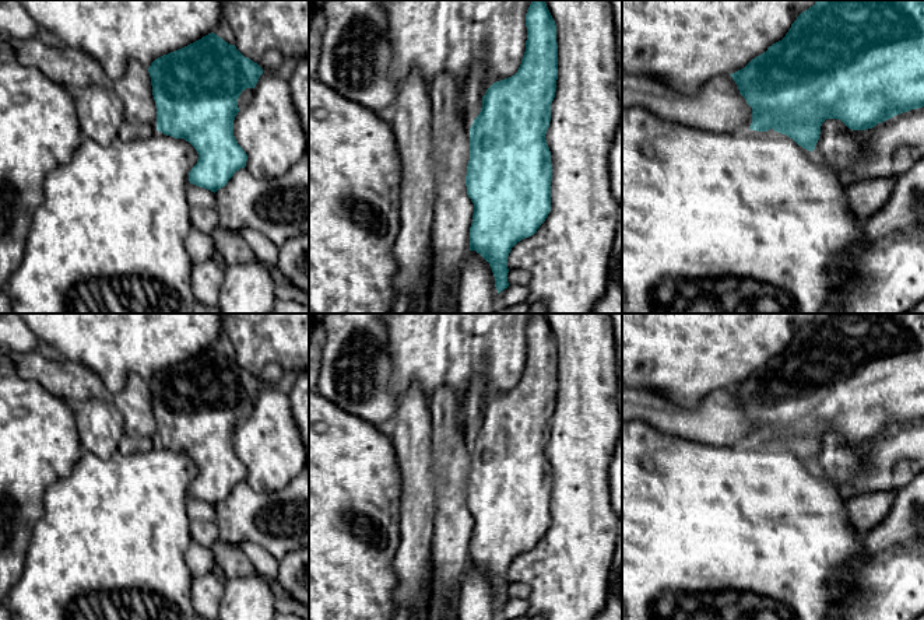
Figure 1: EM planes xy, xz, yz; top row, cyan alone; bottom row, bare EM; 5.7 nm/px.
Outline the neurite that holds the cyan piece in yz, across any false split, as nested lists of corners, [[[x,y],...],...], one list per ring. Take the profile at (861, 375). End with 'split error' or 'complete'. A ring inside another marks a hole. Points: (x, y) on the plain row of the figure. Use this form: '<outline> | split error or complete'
[[[816,313],[781,354],[730,389],[752,421],[751,444],[773,442],[814,465],[826,432],[839,432],[851,444],[872,442],[924,420],[924,313]]] | complete

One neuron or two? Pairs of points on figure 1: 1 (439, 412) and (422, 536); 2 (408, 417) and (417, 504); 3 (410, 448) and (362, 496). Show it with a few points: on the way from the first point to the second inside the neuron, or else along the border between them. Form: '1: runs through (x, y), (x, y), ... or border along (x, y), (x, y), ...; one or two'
1: border along (432, 426), (432, 462), (438, 470); two
2: runs through (413, 438), (417, 483); one
3: border along (389, 437), (399, 465), (401, 493); two

